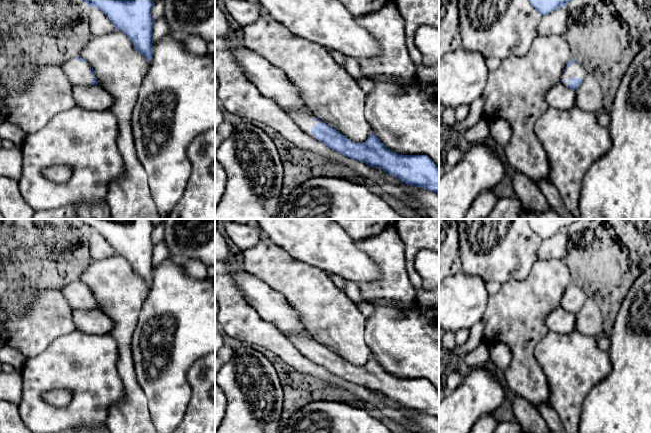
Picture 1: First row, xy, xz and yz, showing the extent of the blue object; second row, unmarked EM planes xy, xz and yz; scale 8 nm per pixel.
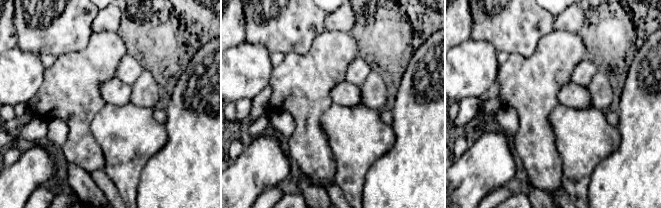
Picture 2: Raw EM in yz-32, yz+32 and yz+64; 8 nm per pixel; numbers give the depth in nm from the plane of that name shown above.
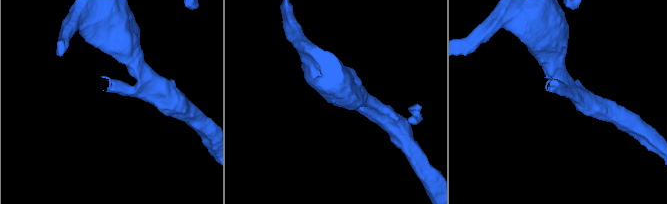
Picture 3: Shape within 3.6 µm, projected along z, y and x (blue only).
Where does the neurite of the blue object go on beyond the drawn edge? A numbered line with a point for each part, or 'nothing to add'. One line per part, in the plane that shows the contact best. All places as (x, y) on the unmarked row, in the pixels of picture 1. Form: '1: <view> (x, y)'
1: xz (306, 345)

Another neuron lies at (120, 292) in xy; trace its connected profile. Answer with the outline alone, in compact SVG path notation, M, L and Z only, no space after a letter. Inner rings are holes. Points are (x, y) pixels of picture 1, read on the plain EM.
M119 254L93 260L78 280L86 284L94 293L99 310L114 321L114 328L110 335L118 344L117 371L122 379L125 395L120 402L110 406L105 426L109 433L157 433L150 418L147 397L136 378L131 350L132 336L142 305L149 294L150 285L140 278L131 264Z

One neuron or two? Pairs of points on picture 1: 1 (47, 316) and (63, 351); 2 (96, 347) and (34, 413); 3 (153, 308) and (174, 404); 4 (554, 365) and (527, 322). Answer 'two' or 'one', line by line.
1: two
2: one
3: one
4: two

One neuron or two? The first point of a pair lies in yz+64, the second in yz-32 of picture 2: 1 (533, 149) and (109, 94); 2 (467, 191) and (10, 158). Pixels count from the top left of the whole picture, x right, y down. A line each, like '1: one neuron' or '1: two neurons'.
1: two neurons
2: two neurons

